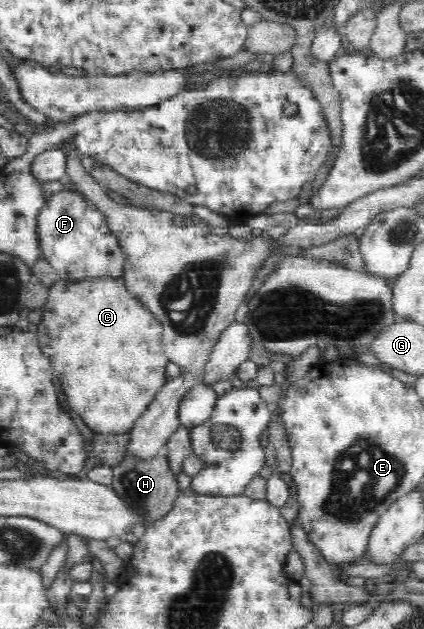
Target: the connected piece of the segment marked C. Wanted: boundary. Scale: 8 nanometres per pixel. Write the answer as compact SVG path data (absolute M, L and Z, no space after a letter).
M122 277L85 278L83 281L68 282L58 278L49 286L48 299L43 308L43 317L37 323L37 338L43 354L49 358L52 364L52 372L61 382L61 388L69 401L69 407L81 418L81 420L98 434L121 435L129 434L135 422L148 410L148 407L155 401L159 389L166 384L165 366L169 364L169 359L164 353L163 342L161 342L161 323L150 313L150 310L143 306L133 294L126 289L126 284Z

